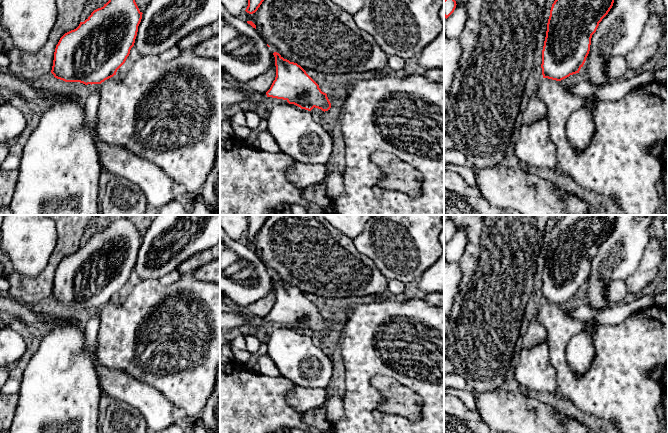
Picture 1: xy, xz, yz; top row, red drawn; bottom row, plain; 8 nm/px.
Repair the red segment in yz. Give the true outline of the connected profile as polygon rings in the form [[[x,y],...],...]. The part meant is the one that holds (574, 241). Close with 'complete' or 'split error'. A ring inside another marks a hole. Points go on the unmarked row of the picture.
[[[564,215],[552,228],[542,274],[542,299],[561,305],[579,297],[590,275],[591,262],[613,230],[617,215]]]; complete

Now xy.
[[[129,218],[109,223],[103,231],[94,234],[79,250],[65,257],[56,269],[51,297],[65,306],[85,309],[101,308],[116,299],[134,270],[142,243],[135,223]]]; complete

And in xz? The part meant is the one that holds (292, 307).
[[[279,277],[275,281],[276,301],[267,321],[286,324],[301,333],[311,335],[314,331],[328,335],[331,327],[327,318],[322,316],[319,309],[297,287],[284,283]]]; complete

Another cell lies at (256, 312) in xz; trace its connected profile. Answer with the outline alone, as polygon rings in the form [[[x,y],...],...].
[[[272,279],[272,288],[268,296],[247,306],[240,306],[237,305],[235,302],[234,304],[241,310],[241,314],[250,320],[251,325],[255,323],[257,326],[270,313],[273,305],[275,304],[275,301],[275,281],[274,279]]]

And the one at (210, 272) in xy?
[[[220,258],[201,266],[194,272],[200,281],[220,283]]]

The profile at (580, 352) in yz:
[[[582,332],[572,337],[566,346],[566,360],[576,376],[583,376],[595,357],[592,335]]]

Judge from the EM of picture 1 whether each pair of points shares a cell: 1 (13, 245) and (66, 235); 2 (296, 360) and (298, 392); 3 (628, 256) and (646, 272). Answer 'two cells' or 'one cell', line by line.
1: two cells
2: two cells
3: two cells

